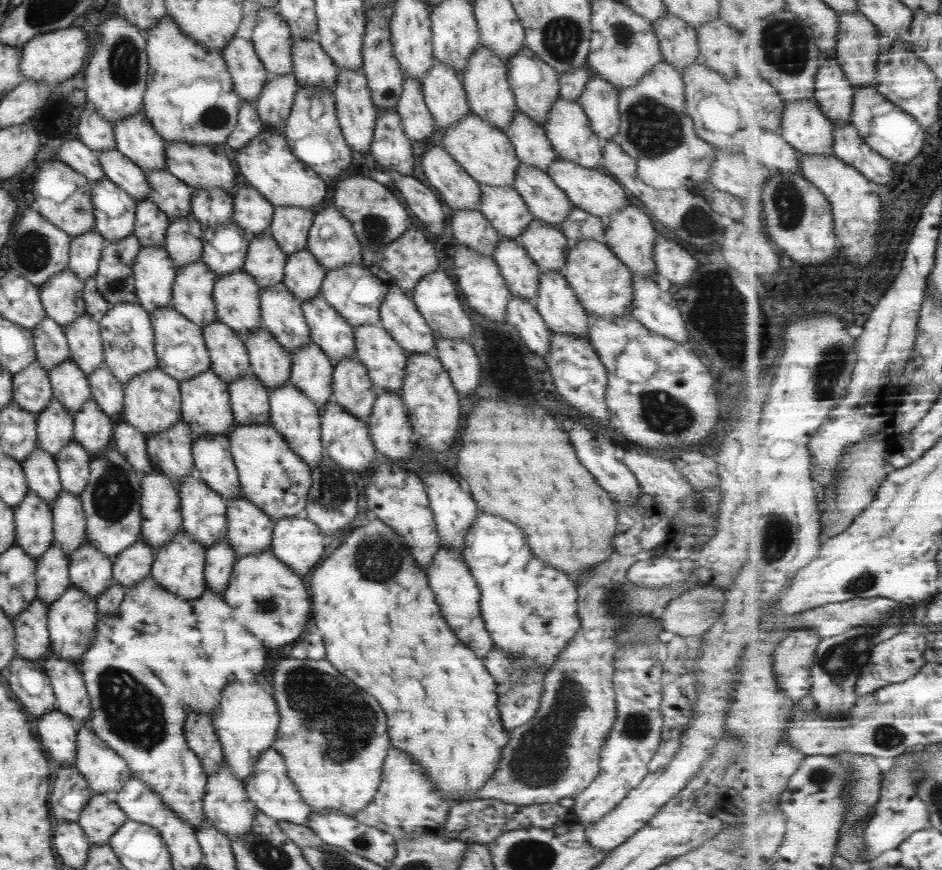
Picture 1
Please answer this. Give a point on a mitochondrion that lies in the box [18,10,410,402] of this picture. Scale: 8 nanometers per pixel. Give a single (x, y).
(124, 63)

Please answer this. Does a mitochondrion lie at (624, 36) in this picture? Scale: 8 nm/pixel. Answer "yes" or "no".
yes

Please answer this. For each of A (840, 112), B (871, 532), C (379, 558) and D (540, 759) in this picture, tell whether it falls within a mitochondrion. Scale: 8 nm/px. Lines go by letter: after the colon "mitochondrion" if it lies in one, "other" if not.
A: other
B: other
C: mitochondrion
D: mitochondrion

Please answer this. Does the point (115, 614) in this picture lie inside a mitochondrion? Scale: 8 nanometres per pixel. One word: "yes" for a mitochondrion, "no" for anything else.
no

